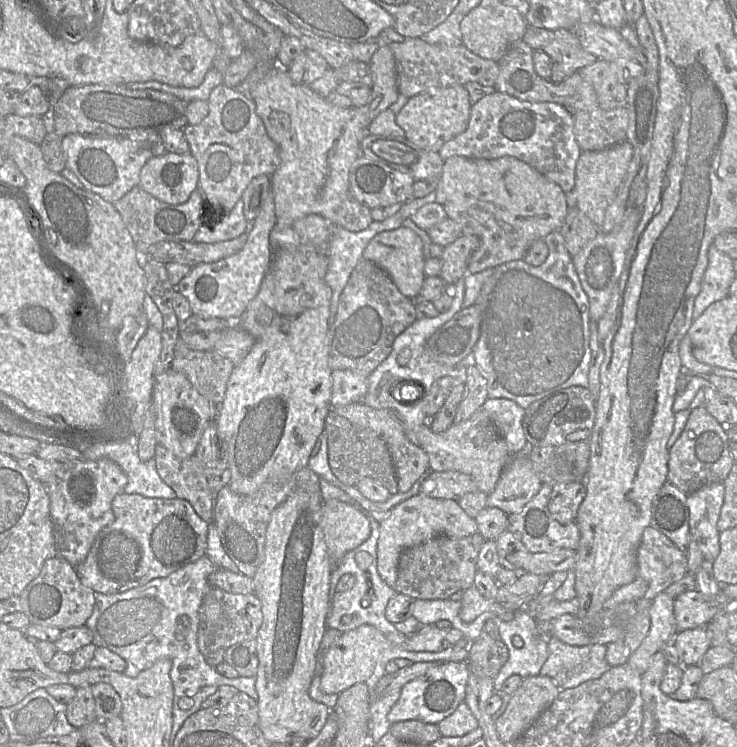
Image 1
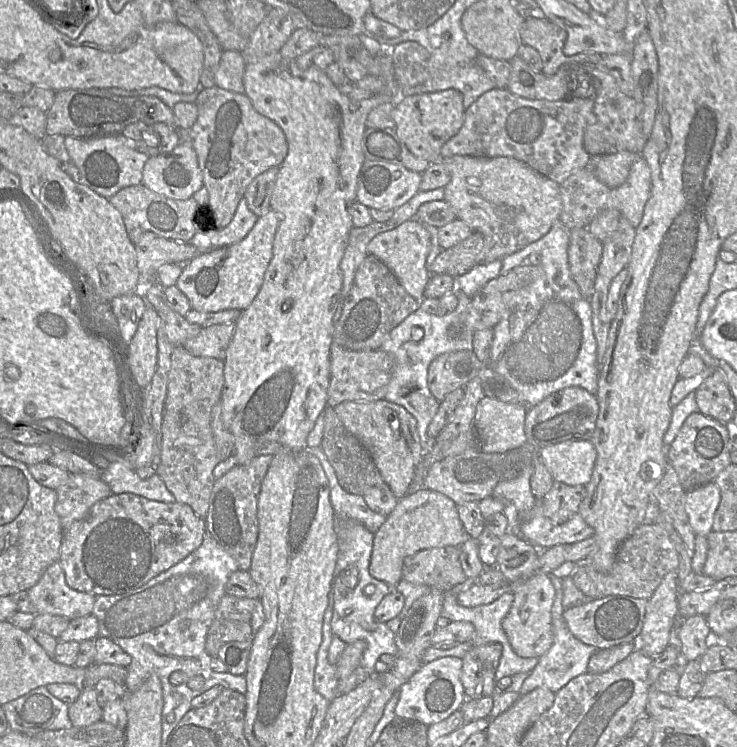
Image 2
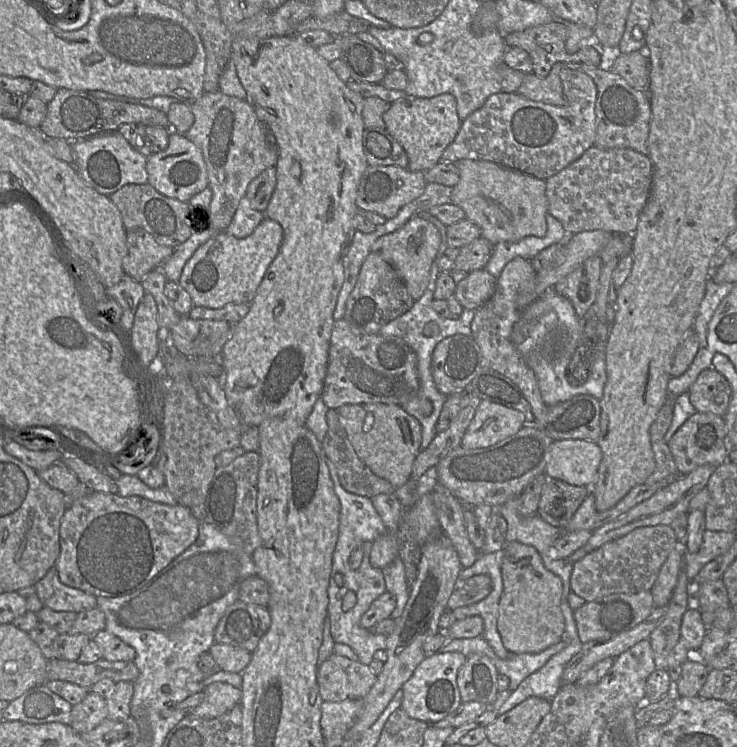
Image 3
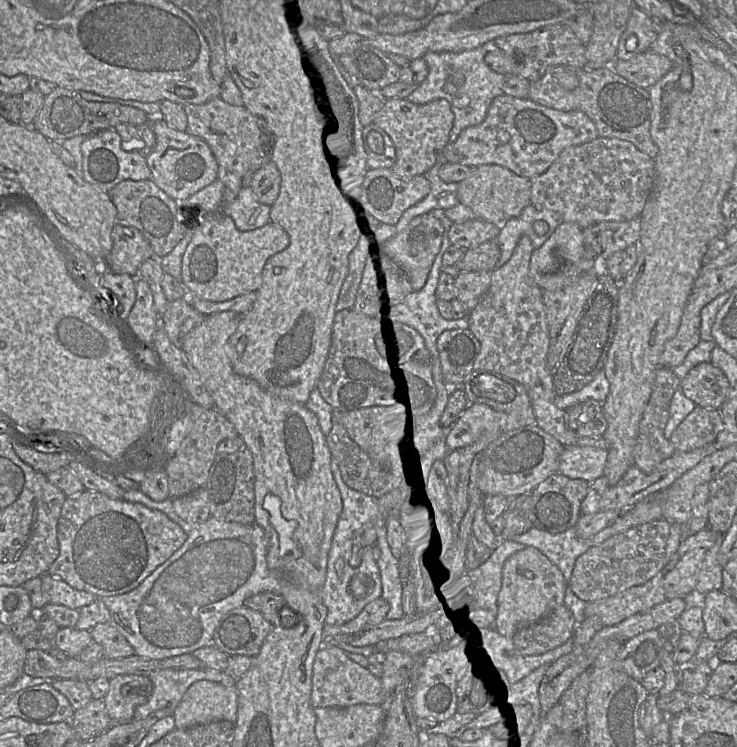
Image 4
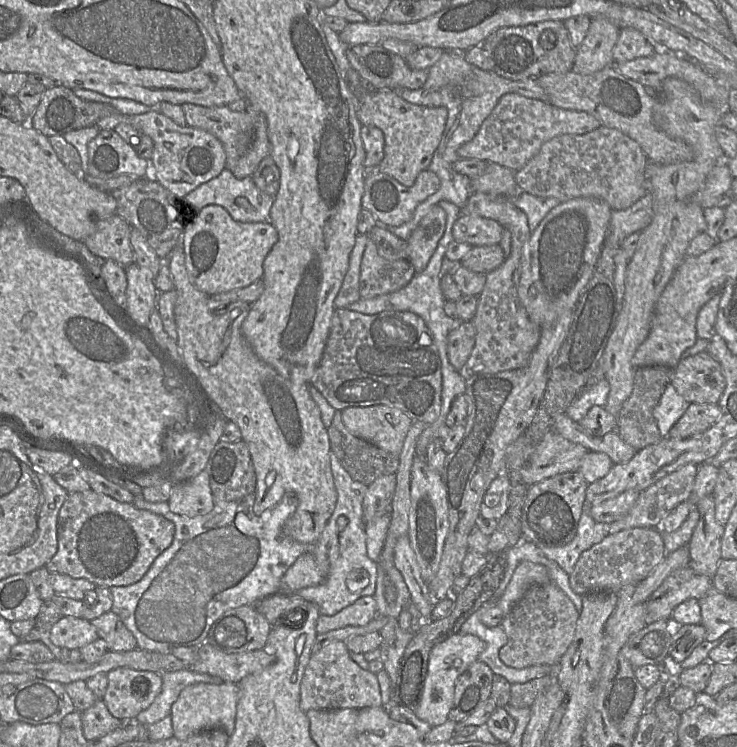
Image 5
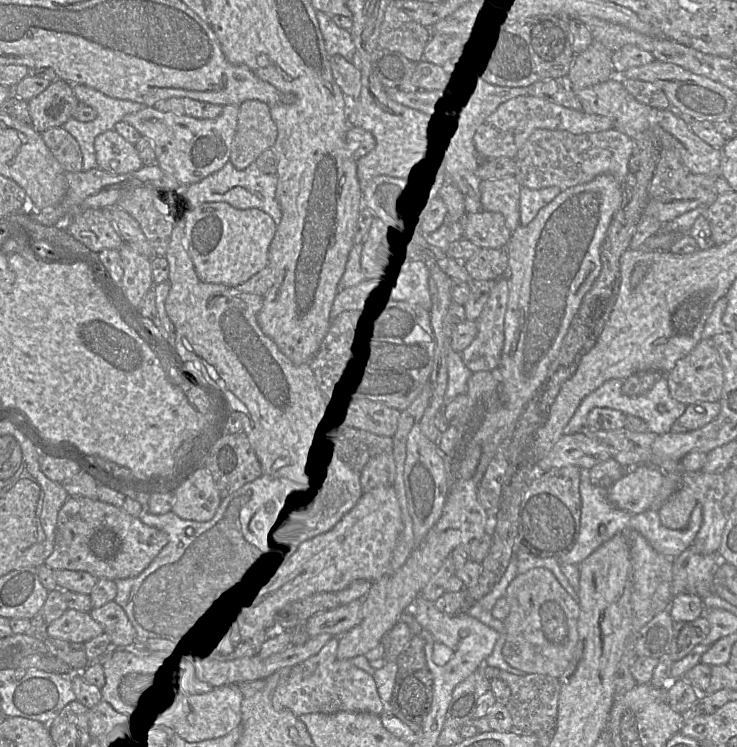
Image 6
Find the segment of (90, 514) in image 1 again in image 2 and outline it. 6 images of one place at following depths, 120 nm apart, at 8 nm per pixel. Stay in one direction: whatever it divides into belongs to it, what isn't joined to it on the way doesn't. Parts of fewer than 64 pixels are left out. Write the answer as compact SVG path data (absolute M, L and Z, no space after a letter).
M69 474L67 482L55 491L55 511L63 530L68 529L73 522L84 519L95 503L112 494L101 478L85 474Z

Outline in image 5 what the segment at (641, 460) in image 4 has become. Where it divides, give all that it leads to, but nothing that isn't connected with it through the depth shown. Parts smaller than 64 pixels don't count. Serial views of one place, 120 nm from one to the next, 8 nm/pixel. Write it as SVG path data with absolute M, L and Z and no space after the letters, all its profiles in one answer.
M644 366L635 368L633 390L624 402L617 419L617 434L637 451L660 441L661 436L653 416L653 409L671 382L673 369L665 366Z

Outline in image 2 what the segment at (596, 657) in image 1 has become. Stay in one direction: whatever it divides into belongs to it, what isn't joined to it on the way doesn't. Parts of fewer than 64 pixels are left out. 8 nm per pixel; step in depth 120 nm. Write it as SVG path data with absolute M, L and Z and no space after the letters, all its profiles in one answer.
M549 574L549 576L556 590L556 597L552 606L553 643L551 647L539 657L538 664L524 680L518 693L519 697L539 687L546 687L556 693L571 679L587 673L589 659L598 650L594 646L581 642L570 632L563 618L565 610L562 605L563 579L553 576L553 574Z

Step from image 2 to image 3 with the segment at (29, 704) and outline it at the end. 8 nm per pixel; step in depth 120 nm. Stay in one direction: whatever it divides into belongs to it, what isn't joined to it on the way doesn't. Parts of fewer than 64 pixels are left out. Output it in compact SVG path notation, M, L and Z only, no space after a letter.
M39 685L9 702L3 712L3 720L29 724L57 722L70 725L72 707L69 702L53 693L46 685Z

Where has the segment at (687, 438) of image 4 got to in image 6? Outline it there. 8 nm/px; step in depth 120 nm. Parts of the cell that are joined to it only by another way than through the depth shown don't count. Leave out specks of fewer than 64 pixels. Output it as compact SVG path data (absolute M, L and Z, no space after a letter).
M697 402L686 406L685 412L678 418L671 427L672 433L686 433L698 430L720 413L721 405L717 402Z

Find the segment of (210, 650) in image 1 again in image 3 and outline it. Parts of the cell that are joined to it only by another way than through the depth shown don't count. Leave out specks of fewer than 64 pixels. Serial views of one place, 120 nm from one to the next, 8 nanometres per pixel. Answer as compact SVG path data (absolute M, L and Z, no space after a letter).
M237 600L230 605L218 622L216 643L245 649L252 653L271 625L268 607L245 604Z

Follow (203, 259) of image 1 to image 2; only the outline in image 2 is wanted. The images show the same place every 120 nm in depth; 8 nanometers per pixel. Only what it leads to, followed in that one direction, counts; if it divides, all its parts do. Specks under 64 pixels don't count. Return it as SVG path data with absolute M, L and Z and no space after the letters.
M144 232L134 243L137 267L142 278L156 277L159 268L165 264L186 264L199 250L189 242L179 242L161 237L154 232Z

